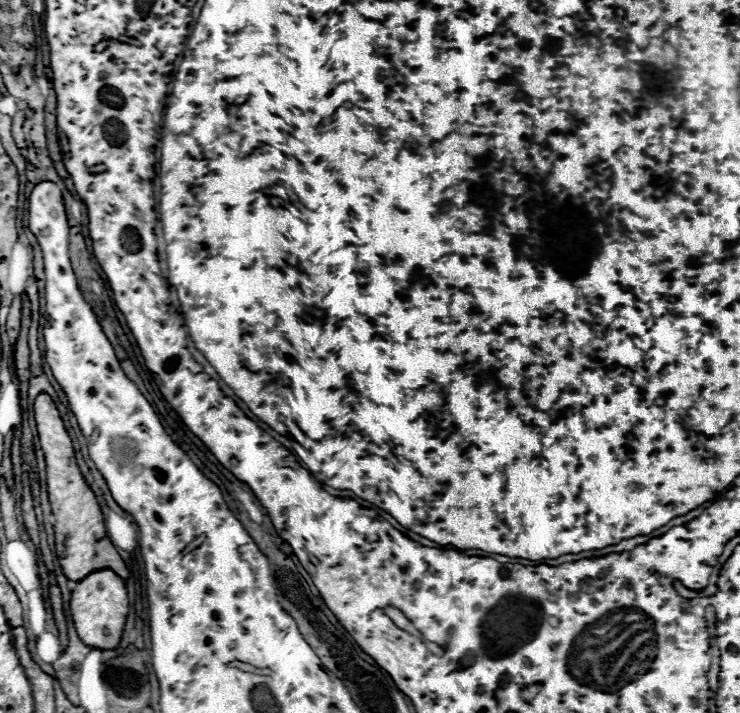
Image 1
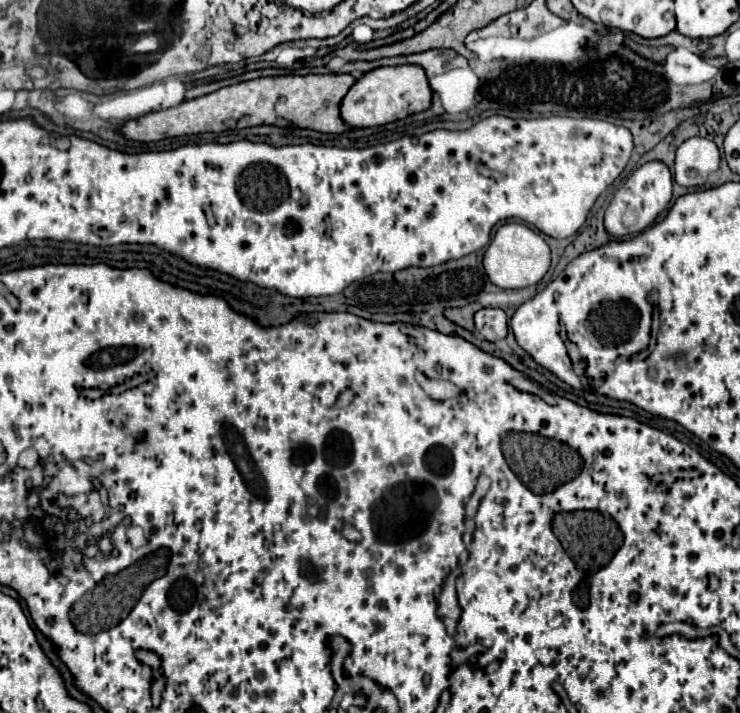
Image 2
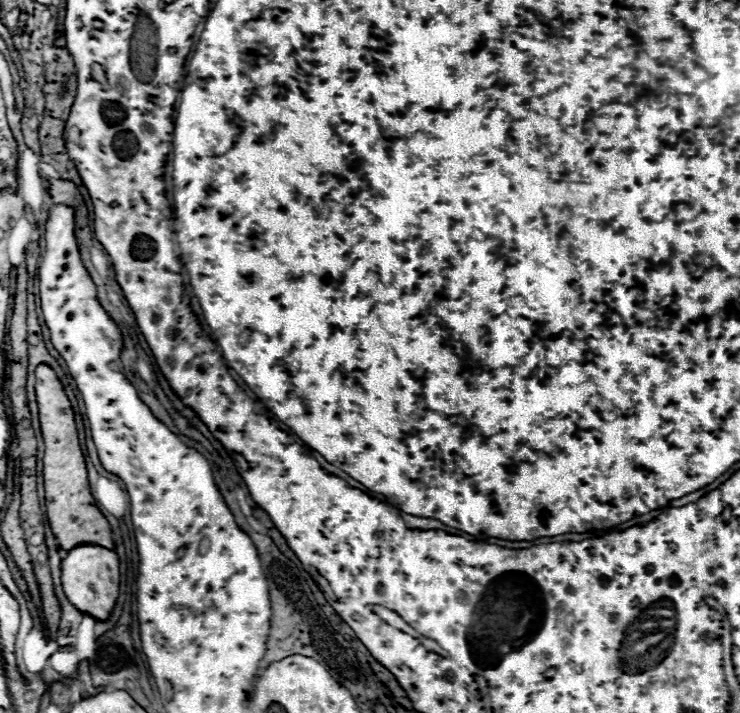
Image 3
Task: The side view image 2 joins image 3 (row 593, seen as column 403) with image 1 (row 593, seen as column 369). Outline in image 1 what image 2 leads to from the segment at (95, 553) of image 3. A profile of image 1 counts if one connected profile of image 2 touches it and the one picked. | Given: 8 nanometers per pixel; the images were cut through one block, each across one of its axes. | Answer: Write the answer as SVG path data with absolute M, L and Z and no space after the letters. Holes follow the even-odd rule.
M108 570L92 572L92 576L86 576L82 582L76 582L76 588L72 590L70 610L76 632L88 648L100 648L100 650L116 648L122 640L128 618L128 594L124 580L120 580L120 576Z

